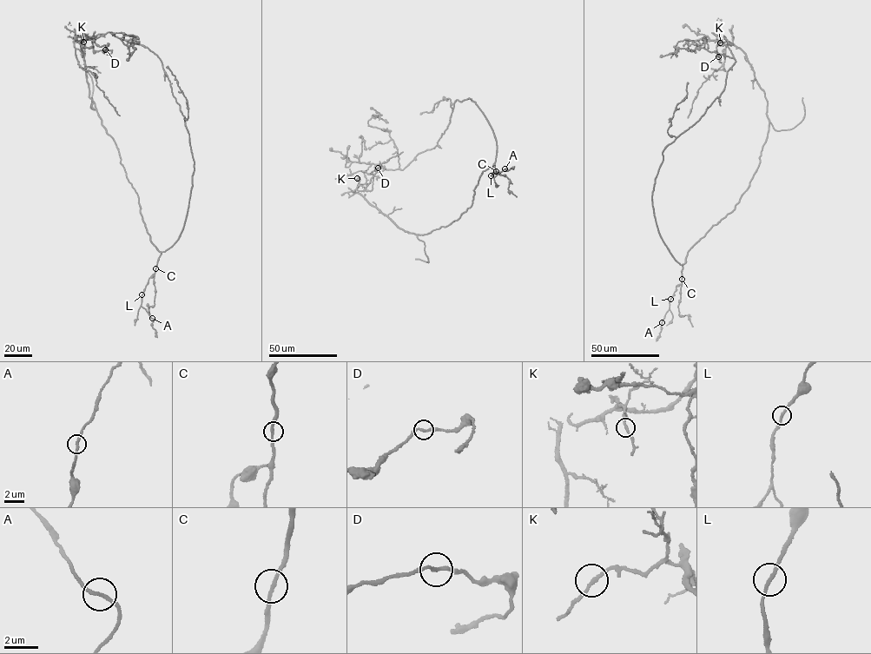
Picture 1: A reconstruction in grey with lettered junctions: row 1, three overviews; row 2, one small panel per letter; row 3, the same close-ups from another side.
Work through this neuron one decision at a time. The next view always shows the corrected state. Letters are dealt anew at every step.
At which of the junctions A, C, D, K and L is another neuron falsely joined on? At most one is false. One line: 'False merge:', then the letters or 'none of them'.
False merge: none of them

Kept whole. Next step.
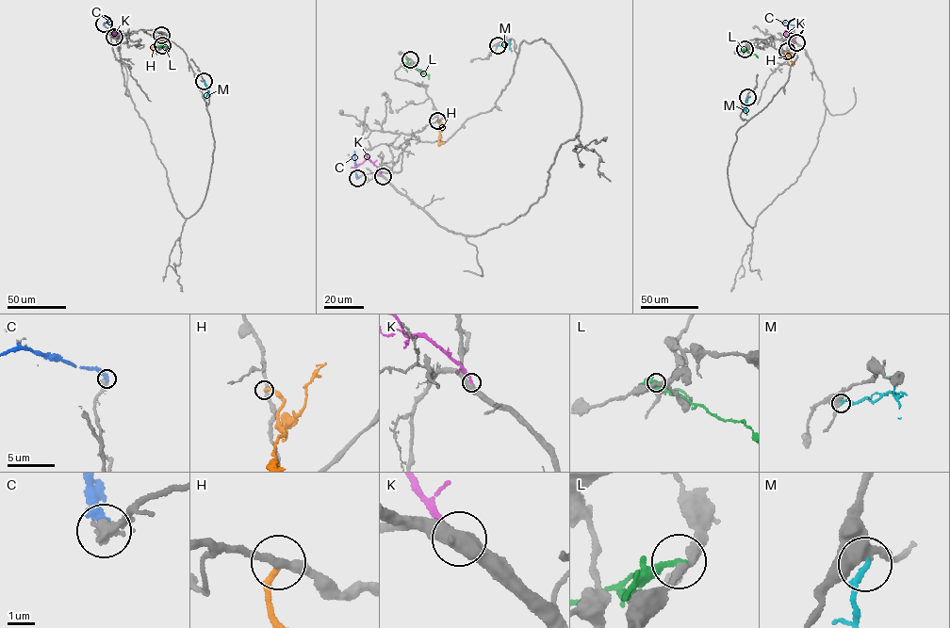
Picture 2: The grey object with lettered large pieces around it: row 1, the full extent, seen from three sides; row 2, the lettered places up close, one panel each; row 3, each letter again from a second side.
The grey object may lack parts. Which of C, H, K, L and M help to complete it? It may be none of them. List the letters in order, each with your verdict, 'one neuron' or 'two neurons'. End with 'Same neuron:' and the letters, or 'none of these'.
C: two neurons
H: two neurons
K: one neuron
L: two neurons
M: two neurons
Same neuron: K

